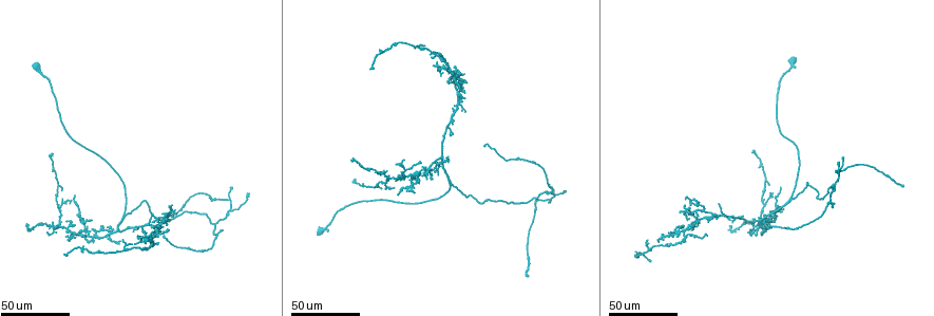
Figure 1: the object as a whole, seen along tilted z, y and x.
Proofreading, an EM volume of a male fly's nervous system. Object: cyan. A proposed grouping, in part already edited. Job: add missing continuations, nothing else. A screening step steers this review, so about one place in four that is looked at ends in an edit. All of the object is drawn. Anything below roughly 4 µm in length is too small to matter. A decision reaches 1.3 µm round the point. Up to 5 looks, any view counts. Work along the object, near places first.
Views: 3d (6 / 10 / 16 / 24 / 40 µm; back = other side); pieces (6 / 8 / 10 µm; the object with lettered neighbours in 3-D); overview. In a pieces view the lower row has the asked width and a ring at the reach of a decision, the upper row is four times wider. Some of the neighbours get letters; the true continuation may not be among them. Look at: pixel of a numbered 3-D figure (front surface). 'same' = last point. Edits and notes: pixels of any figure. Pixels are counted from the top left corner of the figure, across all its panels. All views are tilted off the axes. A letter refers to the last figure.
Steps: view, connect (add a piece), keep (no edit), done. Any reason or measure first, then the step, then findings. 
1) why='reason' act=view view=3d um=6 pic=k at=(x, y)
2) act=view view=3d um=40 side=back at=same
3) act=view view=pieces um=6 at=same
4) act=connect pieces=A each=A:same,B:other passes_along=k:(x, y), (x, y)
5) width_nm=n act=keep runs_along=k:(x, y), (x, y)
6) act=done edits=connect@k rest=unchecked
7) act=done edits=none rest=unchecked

why='branch stops here' act=view view=3d um=40 pic=1 at=(439, 74)

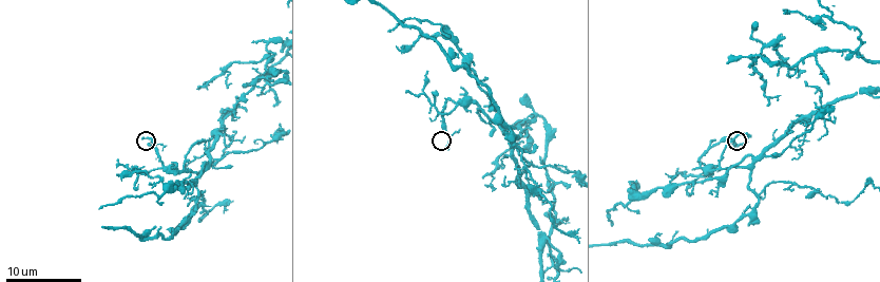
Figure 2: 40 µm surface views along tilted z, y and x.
act=view view=pieces um=10 pic=2 at=(748, 142)

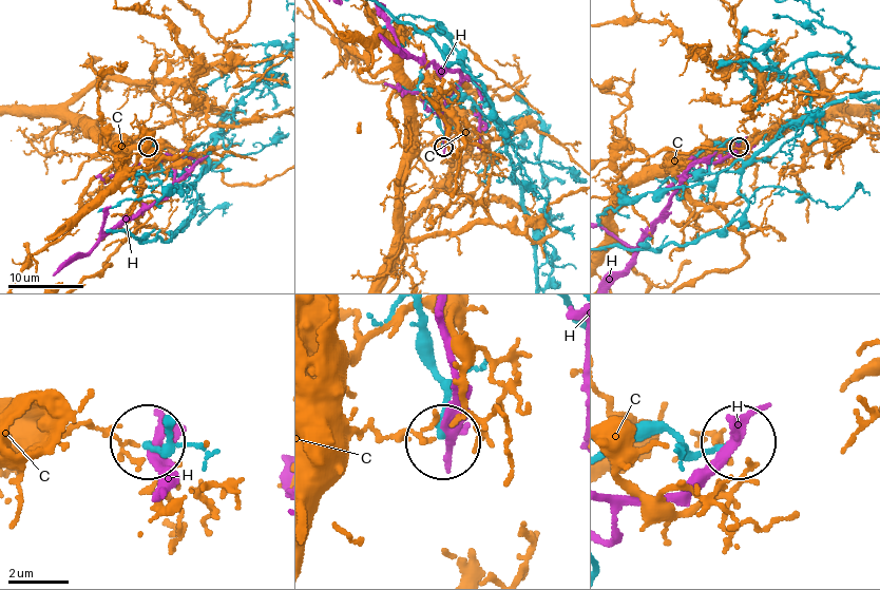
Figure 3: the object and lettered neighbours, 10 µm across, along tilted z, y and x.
act=keep each=C:other,H:other runs_along=3:(420, 318), (441, 386), (445, 437) found='no lettered piece goes on from it'

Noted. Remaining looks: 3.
why='branch stops here' act=view view=pieces um=6 pic=2 at=(786, 36)

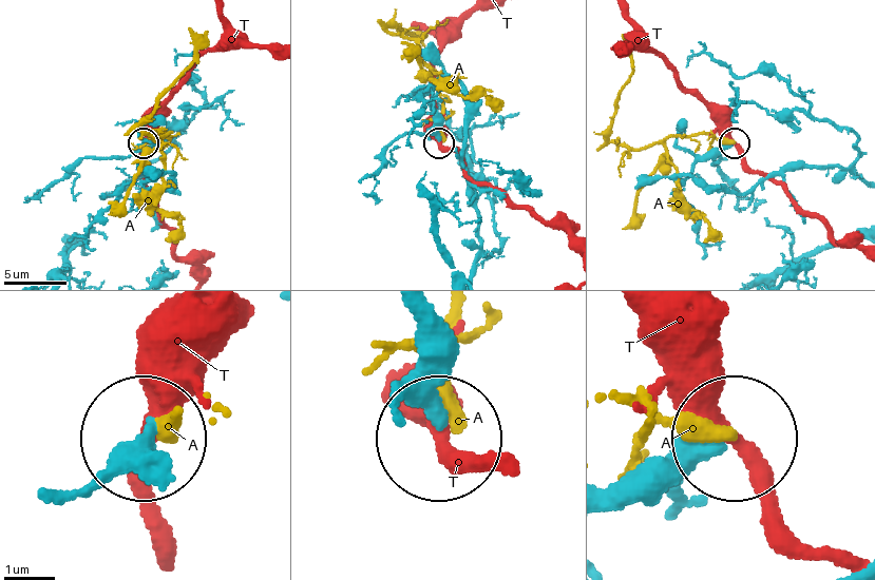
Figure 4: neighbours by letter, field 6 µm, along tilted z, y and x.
width_nm=350 act=keep each=A:other,T:other runs_along=4:(608, 509), (727, 450) found='no lettered piece goes on from it'

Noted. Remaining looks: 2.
why='tapers out' act=view view=pieces um=10 pic=2 at=(819, 137)

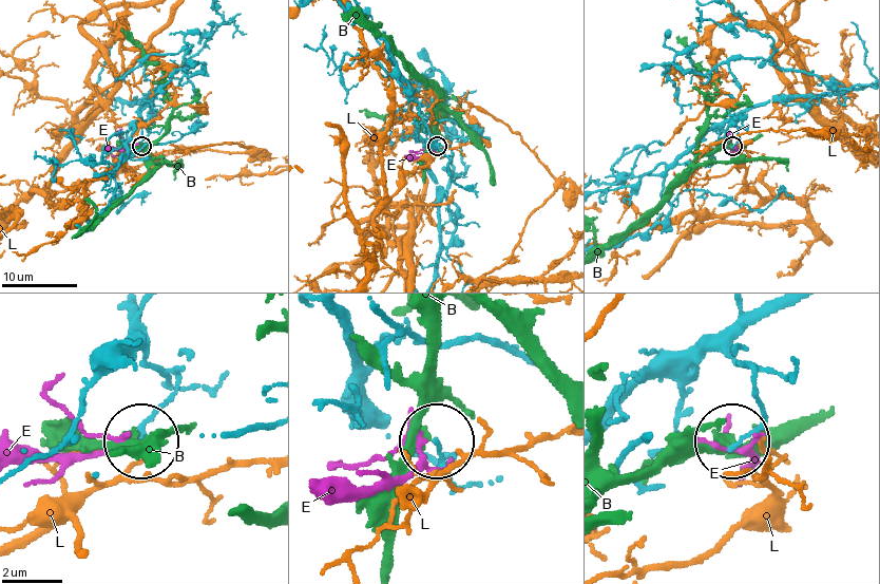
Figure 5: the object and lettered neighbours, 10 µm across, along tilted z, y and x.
act=keep each=B:other,E:other,L:other found='no lettered piece goes on from it'

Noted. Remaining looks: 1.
act=done edits=none rest=unchecked

